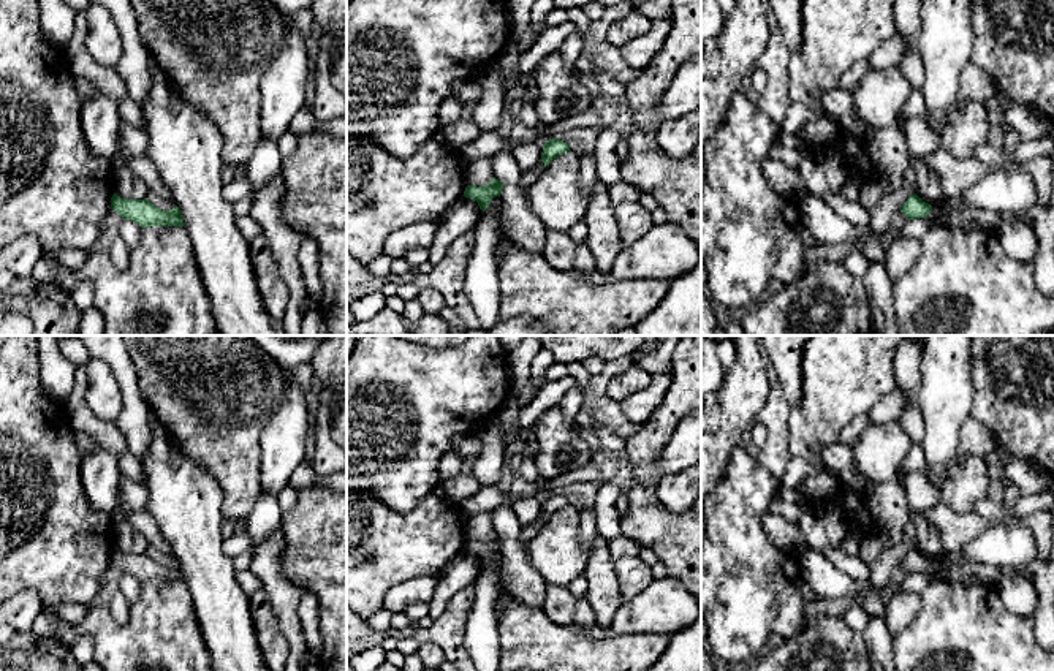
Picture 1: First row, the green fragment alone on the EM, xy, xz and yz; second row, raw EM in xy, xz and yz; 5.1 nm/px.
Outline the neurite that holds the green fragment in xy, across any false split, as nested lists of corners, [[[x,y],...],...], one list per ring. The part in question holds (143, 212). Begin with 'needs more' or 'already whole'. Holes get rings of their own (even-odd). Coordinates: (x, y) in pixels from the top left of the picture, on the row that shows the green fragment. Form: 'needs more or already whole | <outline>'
already whole | [[[114,193],[111,198],[111,209],[123,220],[131,220],[141,228],[184,226],[184,218],[177,206],[169,210],[161,210],[155,207],[147,198],[125,199]]]

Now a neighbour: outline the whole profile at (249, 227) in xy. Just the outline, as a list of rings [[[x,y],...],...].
[[[250,214],[237,215],[236,225],[242,236],[247,239],[247,242],[252,242],[253,239],[263,234],[260,223]]]

